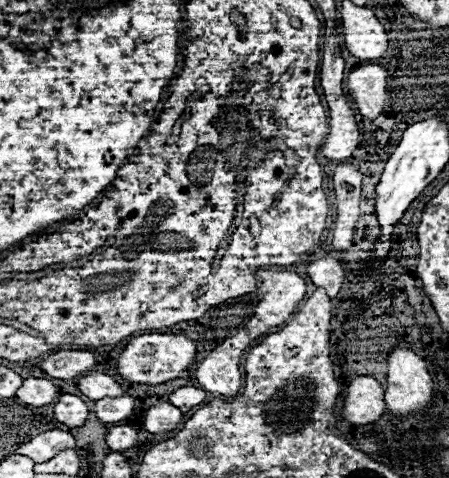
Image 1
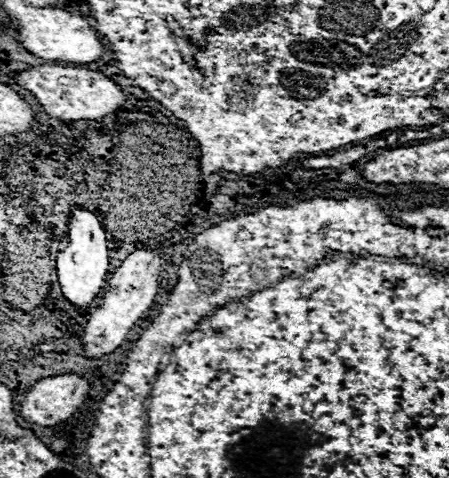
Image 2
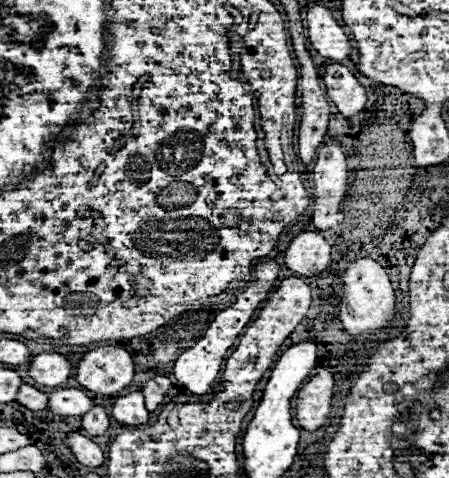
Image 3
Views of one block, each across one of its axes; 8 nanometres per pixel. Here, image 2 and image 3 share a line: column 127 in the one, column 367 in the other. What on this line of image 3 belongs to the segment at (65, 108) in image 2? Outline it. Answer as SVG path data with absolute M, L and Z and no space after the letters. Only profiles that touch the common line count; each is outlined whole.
M330 64L324 74L326 92L340 110L342 116L350 118L366 106L366 88L356 80L356 76L342 64Z

